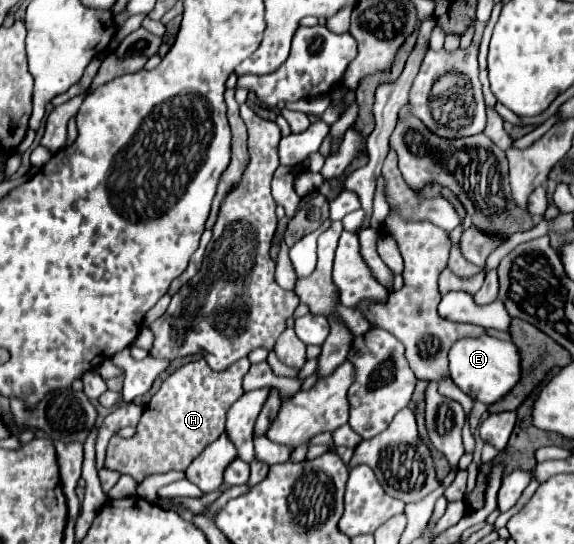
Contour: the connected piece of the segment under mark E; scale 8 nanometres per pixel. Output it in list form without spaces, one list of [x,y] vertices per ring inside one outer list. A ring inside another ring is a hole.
[[[493,336],[459,338],[449,350],[449,374],[451,380],[473,400],[493,404],[501,400],[519,380],[519,352],[513,342],[503,342]]]

